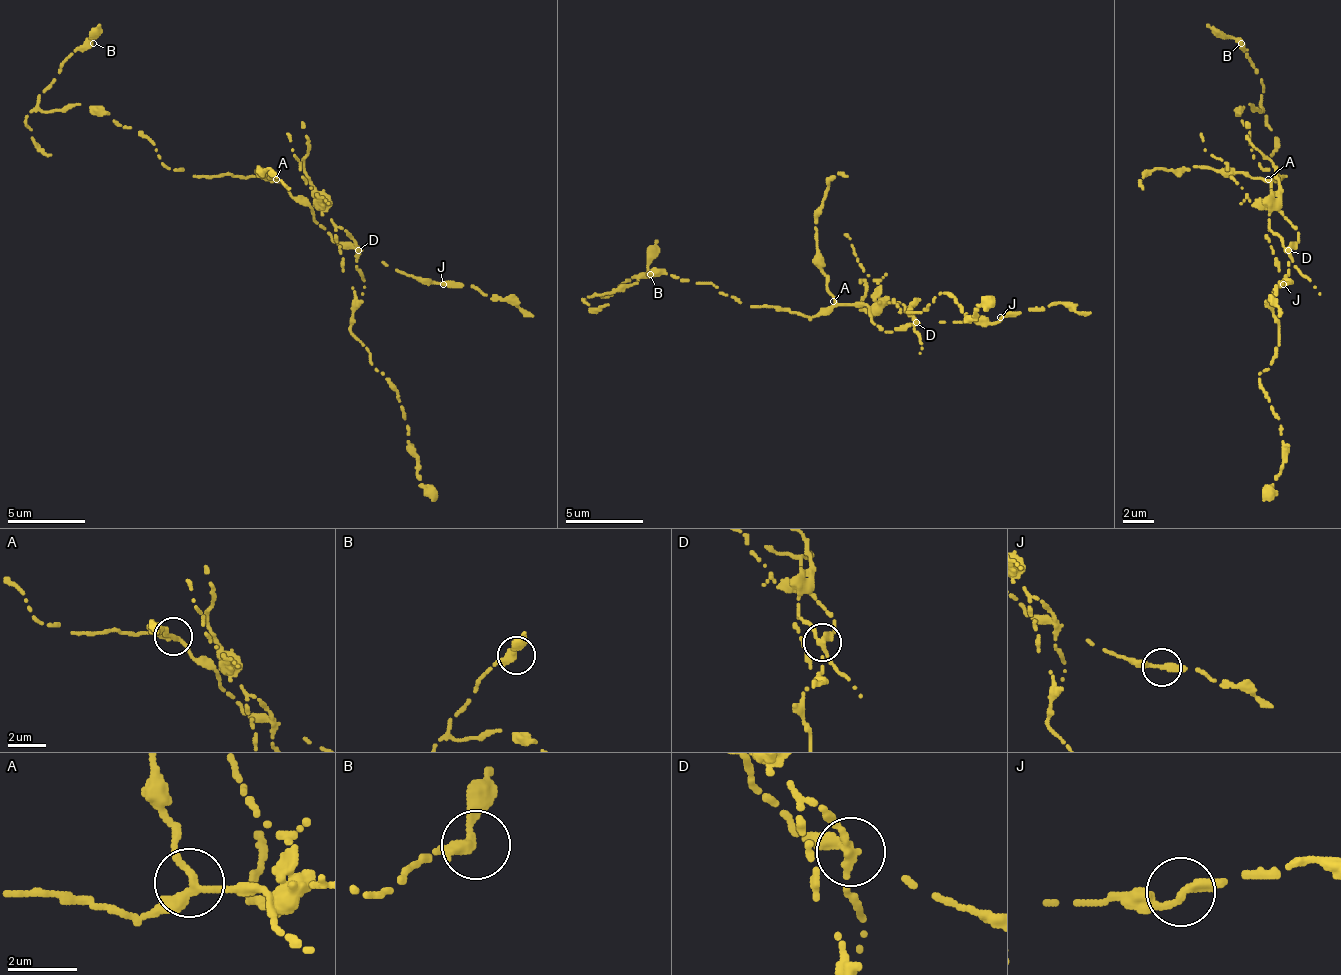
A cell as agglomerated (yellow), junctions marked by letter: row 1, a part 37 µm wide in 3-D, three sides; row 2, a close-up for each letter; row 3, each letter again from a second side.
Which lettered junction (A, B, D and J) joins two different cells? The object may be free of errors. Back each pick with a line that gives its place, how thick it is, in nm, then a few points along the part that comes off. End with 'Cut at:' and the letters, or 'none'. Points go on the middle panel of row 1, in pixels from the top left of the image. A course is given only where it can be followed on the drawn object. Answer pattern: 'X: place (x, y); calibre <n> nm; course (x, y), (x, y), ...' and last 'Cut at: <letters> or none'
D: place (916, 322); calibre 240 nm; course (915, 321), (891, 301), (899, 313), (911, 305), (907, 313), (946, 294), (965, 317), (993, 301)
Cut at: D

